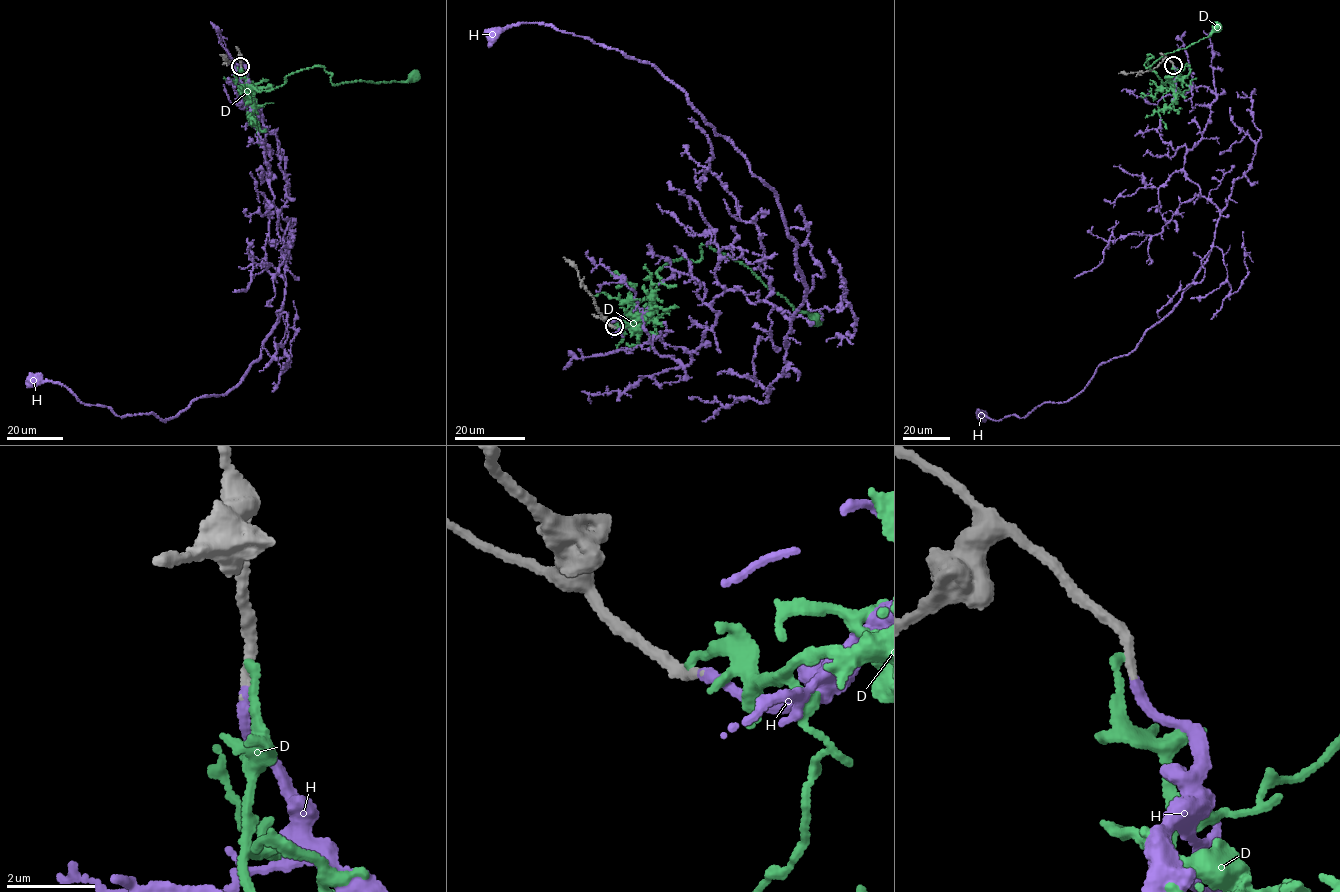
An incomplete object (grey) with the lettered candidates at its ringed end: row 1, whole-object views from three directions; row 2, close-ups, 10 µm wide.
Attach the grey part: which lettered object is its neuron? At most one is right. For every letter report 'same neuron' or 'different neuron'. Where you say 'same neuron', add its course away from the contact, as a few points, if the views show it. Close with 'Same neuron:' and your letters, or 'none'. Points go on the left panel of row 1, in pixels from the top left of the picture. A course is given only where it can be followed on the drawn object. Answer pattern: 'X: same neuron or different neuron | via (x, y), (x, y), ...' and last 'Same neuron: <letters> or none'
D: different neuron
H: same neuron | via (241, 67), (245, 103), (266, 128), (287, 254), (260, 356), (225, 394), (164, 421), (32, 378)
Same neuron: H

